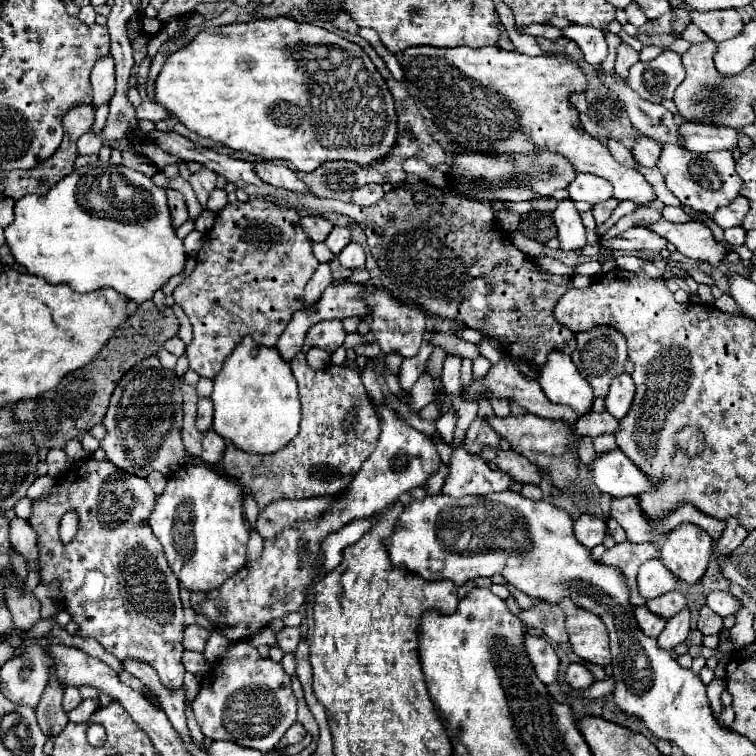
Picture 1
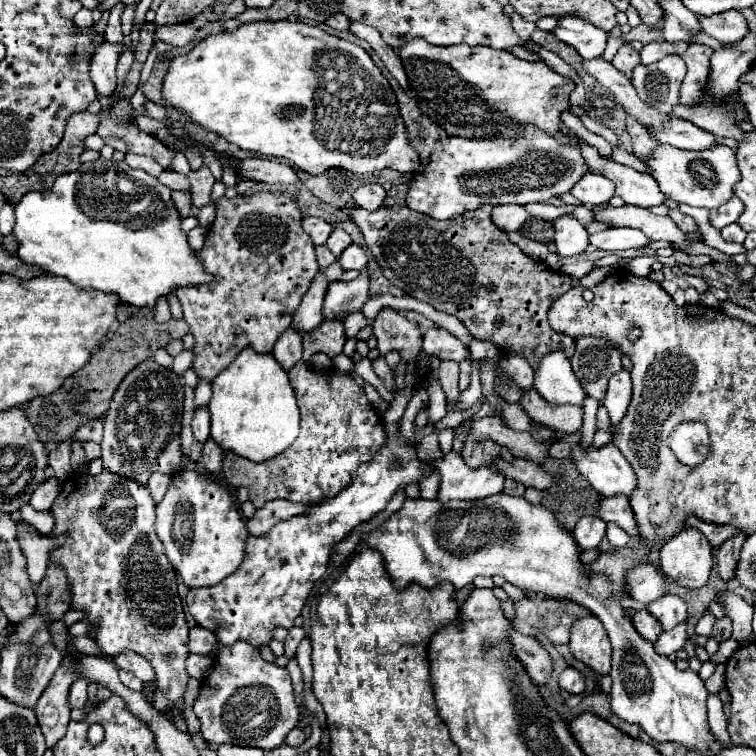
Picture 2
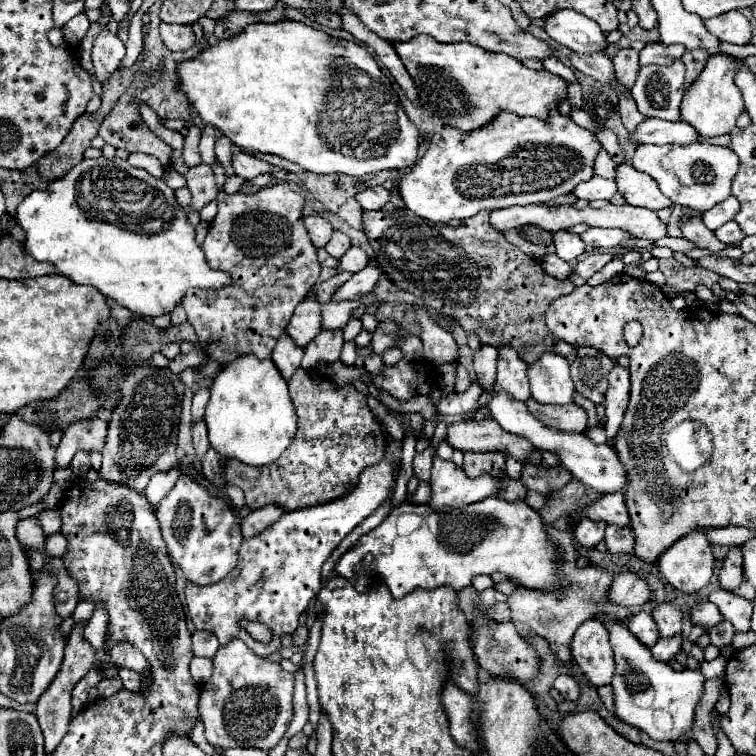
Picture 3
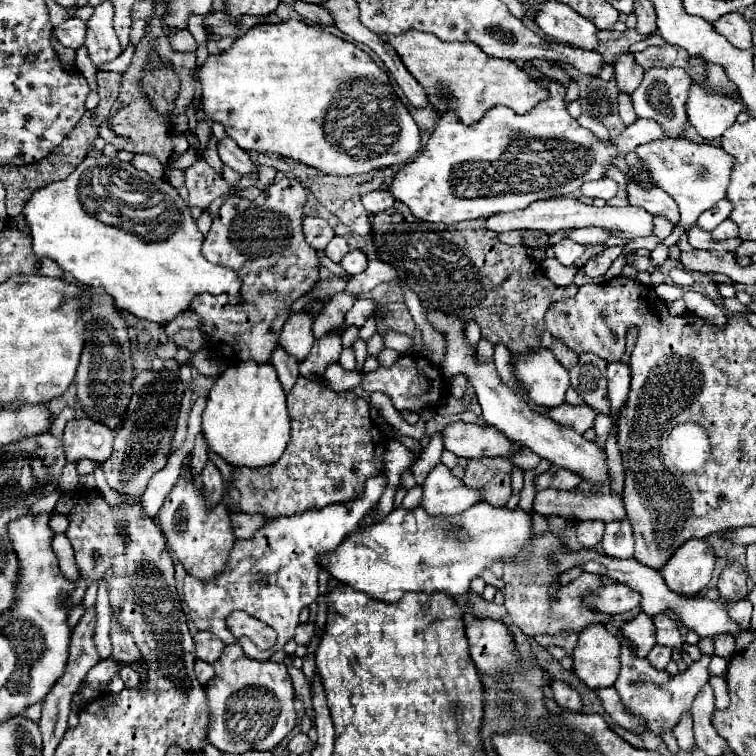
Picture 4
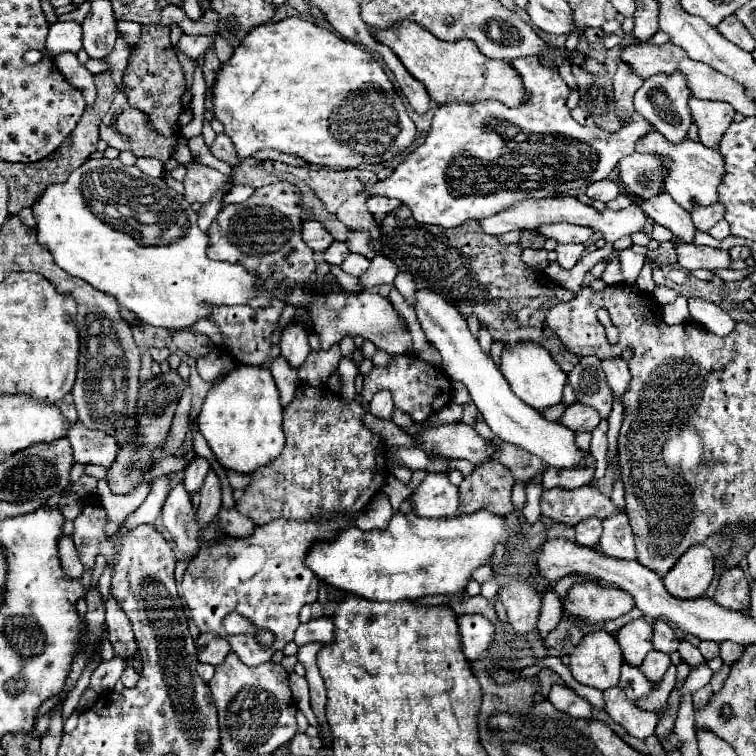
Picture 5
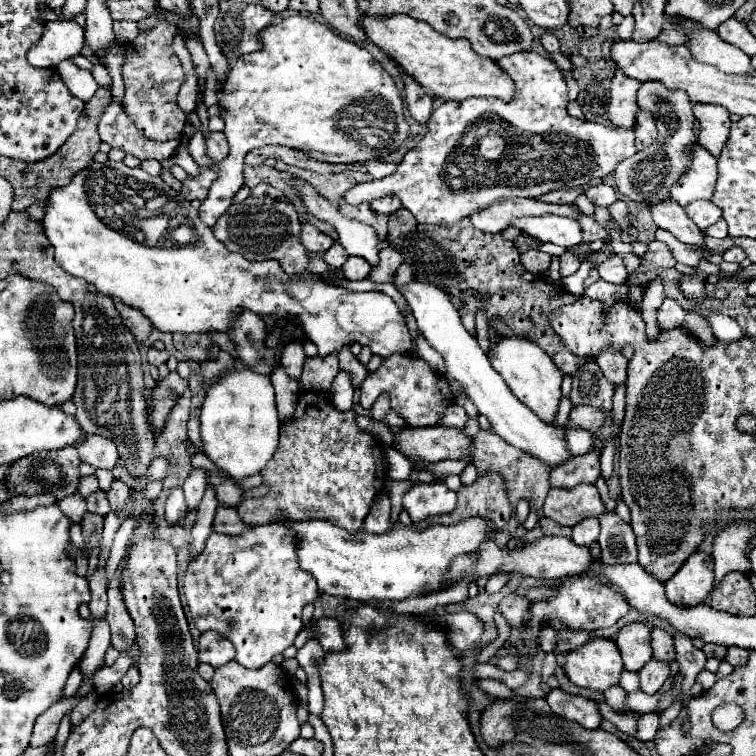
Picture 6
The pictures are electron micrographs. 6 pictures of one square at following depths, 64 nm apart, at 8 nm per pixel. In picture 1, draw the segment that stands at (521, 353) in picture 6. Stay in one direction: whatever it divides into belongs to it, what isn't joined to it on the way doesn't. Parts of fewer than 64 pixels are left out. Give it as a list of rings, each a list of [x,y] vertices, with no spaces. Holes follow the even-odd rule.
[[[552,352],[538,372],[542,392],[554,404],[572,406],[578,414],[586,414],[594,402],[594,394],[584,376],[576,370],[570,356]]]

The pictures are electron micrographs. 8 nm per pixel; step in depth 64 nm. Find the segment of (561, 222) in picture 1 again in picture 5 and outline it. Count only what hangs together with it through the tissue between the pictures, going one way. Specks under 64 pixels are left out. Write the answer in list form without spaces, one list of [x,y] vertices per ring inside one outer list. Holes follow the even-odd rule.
[[[560,244],[556,246],[556,254],[558,254],[558,264],[564,270],[572,270],[578,262],[578,258],[584,252],[584,244]]]

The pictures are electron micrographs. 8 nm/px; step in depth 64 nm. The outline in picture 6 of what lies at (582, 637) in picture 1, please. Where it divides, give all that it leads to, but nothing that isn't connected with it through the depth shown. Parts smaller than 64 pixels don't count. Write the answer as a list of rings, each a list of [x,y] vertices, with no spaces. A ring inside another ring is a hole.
[[[590,638],[582,648],[568,652],[564,672],[572,684],[604,692],[618,684],[622,658],[612,640]]]

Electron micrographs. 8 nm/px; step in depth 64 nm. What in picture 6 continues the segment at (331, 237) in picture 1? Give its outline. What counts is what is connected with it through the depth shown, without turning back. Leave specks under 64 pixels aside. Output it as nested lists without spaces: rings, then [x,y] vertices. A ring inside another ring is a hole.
[[[334,242],[332,248],[324,254],[326,264],[330,264],[330,266],[334,266],[334,268],[340,268],[340,266],[346,262],[346,258],[348,258],[348,254],[346,254],[346,250],[344,250],[338,242]]]

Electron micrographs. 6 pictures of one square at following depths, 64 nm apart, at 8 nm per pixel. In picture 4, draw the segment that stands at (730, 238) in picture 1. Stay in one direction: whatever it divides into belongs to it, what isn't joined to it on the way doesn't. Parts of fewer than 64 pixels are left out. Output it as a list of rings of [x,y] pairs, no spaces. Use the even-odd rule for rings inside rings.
[[[724,220],[720,222],[714,230],[712,230],[712,236],[714,240],[726,240],[726,238],[736,238],[738,236],[738,230],[736,230],[736,224],[732,220]]]

